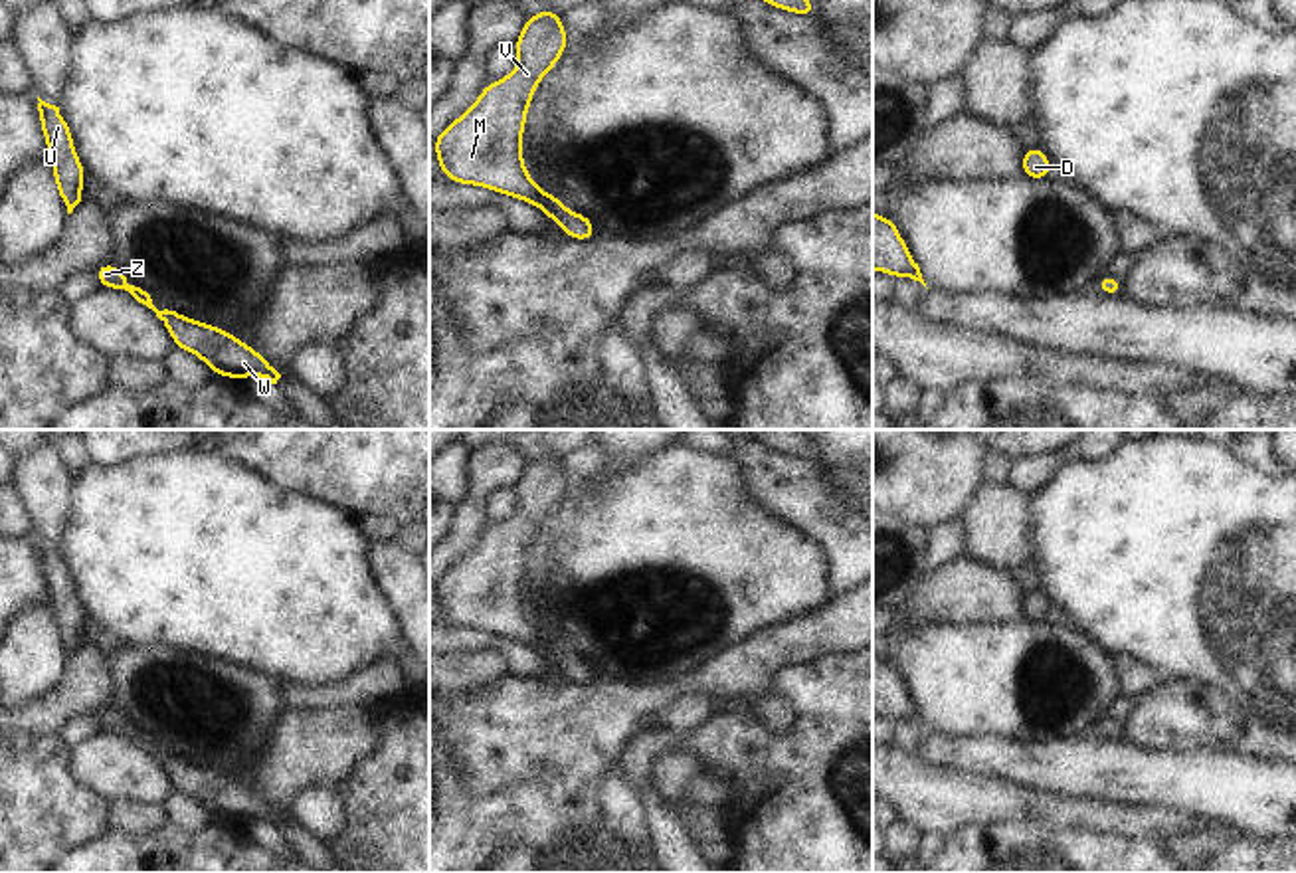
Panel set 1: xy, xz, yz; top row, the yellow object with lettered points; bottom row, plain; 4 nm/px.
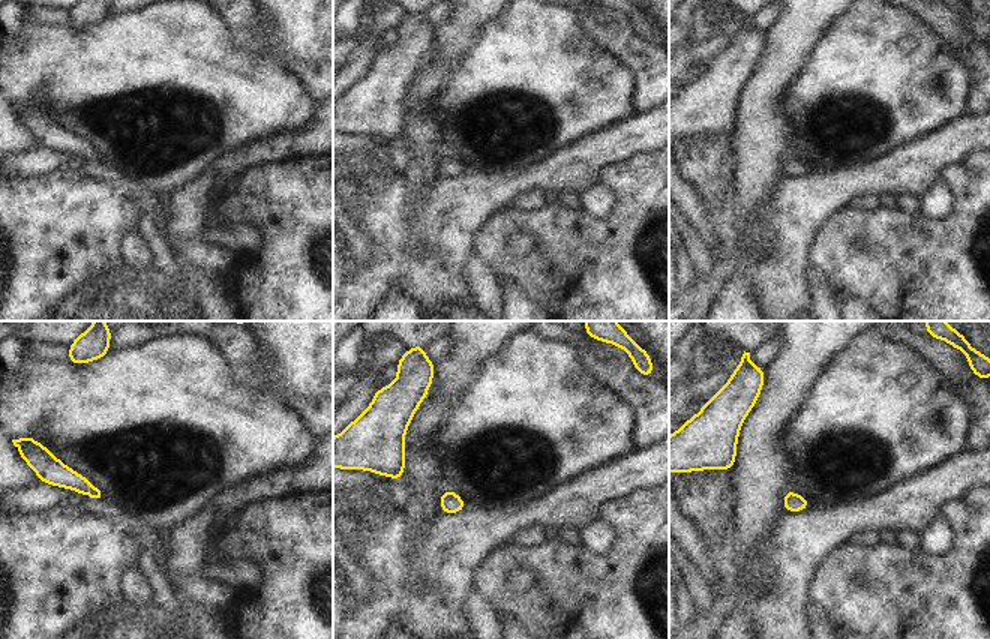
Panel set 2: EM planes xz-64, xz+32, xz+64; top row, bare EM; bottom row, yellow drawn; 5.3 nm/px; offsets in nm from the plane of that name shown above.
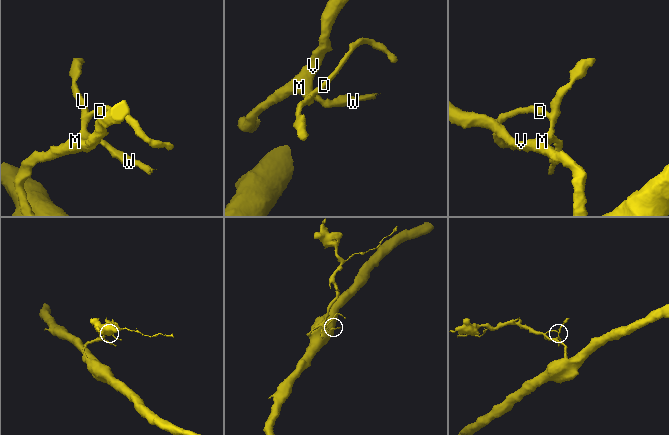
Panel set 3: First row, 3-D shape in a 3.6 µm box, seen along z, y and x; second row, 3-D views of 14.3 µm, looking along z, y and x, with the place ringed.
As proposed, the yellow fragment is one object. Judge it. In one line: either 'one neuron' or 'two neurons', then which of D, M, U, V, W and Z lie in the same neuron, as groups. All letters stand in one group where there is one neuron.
one neuron; groups D M U V W Z

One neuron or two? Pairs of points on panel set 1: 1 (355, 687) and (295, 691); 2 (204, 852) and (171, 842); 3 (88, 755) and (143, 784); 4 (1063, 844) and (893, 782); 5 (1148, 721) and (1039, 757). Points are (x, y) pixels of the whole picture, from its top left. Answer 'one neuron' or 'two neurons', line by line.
1: one neuron
2: one neuron
3: one neuron
4: two neurons
5: two neurons

